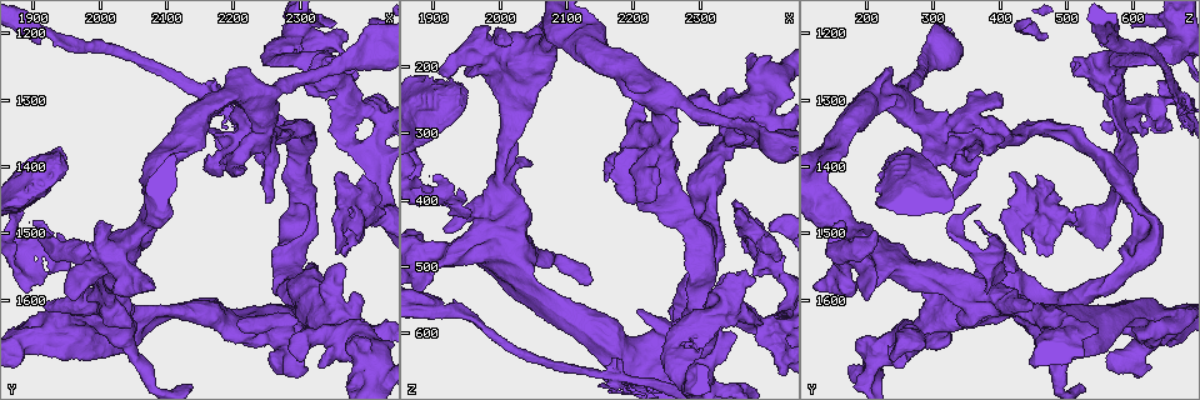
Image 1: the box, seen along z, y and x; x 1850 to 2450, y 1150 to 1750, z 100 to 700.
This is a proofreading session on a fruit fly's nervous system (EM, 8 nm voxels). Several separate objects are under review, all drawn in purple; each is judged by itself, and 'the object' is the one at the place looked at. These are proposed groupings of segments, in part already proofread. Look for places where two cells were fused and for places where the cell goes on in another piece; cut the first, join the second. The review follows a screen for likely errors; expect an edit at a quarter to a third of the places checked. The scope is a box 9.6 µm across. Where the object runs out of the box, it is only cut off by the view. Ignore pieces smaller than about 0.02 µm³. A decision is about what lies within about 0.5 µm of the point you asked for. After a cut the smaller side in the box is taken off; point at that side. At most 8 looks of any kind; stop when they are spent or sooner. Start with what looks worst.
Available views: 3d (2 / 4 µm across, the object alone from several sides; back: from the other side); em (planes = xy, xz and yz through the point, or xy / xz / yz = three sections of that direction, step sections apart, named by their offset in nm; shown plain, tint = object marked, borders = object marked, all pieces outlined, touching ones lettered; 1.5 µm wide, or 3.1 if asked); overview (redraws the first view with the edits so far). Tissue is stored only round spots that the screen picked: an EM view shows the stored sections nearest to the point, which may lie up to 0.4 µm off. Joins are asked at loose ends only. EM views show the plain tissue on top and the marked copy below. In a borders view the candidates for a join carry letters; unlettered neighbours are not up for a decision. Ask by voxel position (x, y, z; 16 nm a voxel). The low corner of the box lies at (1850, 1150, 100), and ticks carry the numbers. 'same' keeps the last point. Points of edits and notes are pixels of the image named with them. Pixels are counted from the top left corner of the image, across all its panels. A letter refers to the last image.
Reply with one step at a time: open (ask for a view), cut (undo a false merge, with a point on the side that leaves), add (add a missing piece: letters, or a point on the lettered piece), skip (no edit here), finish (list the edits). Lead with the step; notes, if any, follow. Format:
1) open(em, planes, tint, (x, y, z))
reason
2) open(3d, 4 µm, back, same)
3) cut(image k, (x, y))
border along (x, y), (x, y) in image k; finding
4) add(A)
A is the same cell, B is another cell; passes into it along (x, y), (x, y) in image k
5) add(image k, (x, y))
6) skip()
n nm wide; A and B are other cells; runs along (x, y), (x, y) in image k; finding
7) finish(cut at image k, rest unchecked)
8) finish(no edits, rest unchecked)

open(3d, 2 µm, back, (2175, 1275, 640))
an open end

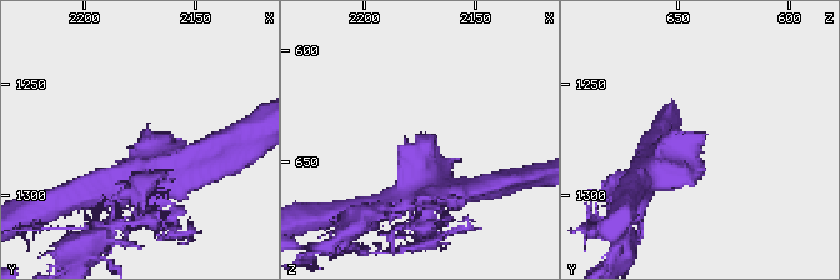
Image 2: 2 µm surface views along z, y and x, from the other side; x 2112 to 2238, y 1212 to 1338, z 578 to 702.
open(em, xz, step 4, borders, (2172, 1271, 639))
arms of 190, 240 nm; shape alone is not enough

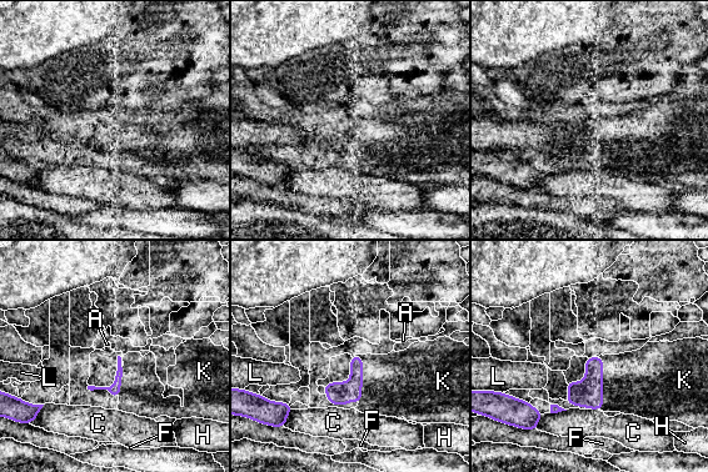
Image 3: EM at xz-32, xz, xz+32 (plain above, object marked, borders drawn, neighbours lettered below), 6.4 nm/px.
skip()
A, C, F, H, K and L are other cells; border along (359, 355), (362, 401), (357, 406) in image 3; none of them fits

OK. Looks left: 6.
open(em, yz, step 8, tint, (1950, 1505, 385))
branch stops here

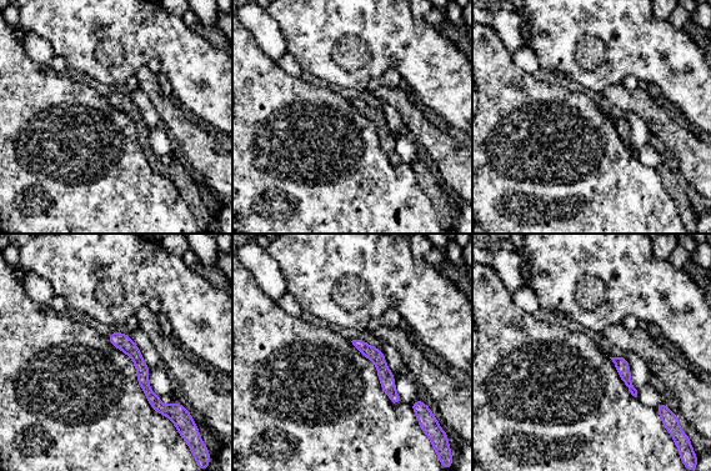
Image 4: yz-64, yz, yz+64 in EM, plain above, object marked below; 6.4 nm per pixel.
open(em, planes, borders, same)

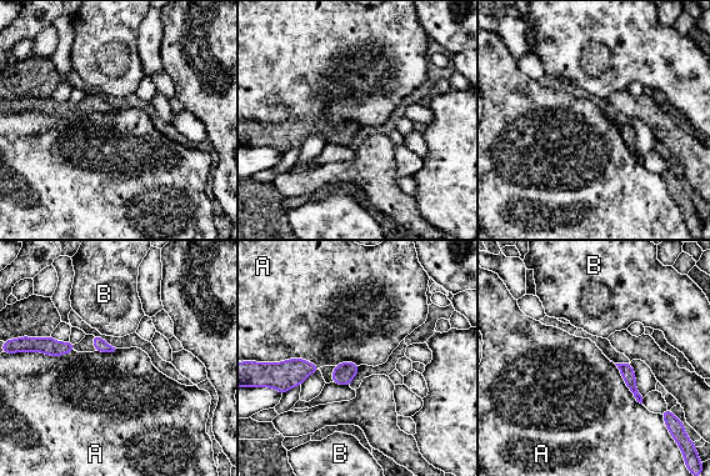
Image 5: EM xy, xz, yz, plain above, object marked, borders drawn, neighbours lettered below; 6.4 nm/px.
skip()
A touches over 320 nm; A and B are other cells; none of them fits

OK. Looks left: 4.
open(3d, 4 µm, (2295, 1700, 620))
an open end

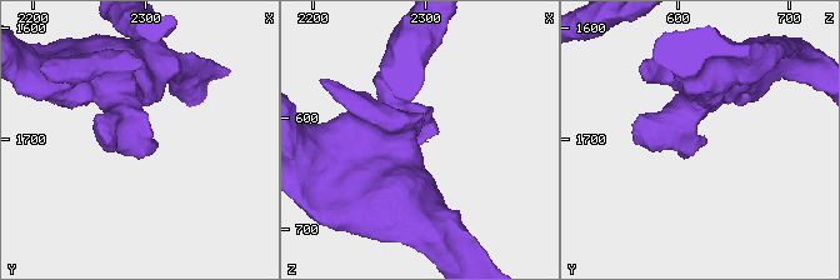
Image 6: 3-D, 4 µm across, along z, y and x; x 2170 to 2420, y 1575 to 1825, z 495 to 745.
open(em, planes, borders, (2296, 1700, 622))

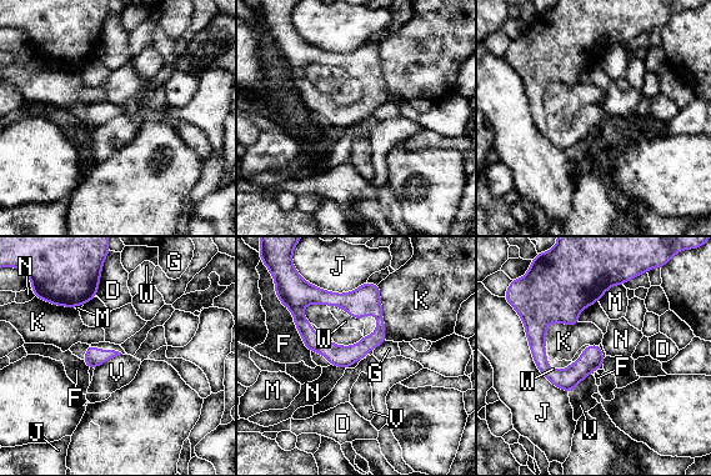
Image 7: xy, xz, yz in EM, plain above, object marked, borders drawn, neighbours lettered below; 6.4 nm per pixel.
skip()
D, F, G, J, K, M, N, V and W are other cells; no lettered piece goes on from it

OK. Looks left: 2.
open(em, planes, borders, (2205, 1640, 570))
free end

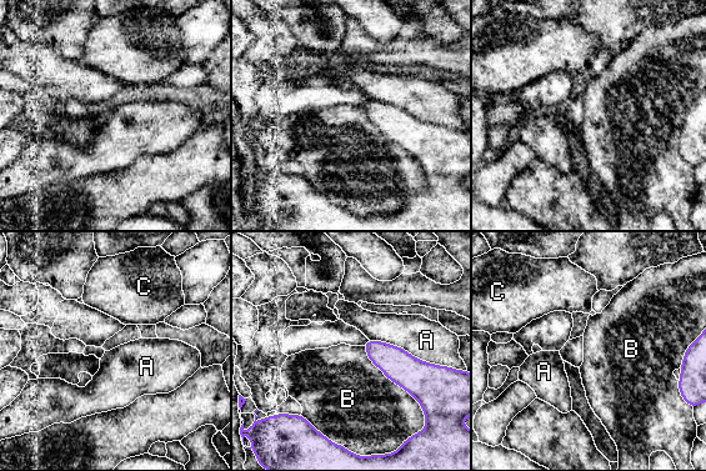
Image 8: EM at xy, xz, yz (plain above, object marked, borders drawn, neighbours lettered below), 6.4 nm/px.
skip()
A, B and C are other cells; border along (362, 346), (367, 357), (422, 410) in image 8; no lettered piece goes on from it

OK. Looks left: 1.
finish(no edits, rest unchecked)

